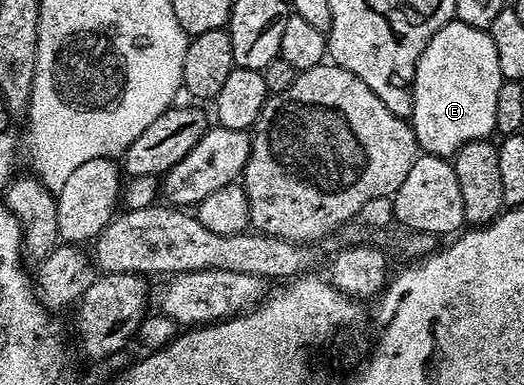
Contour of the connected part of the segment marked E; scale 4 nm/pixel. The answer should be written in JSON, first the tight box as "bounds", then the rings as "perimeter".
{"bounds":[409,21,505,159],"perimeter":[[[452,21],[437,29],[429,45],[425,45],[415,66],[413,105],[409,108],[411,115],[409,124],[416,135],[418,150],[442,159],[451,159],[467,143],[487,139],[495,131],[497,93],[503,82],[505,80],[501,73],[501,65],[497,61],[497,49],[484,28]]]}

